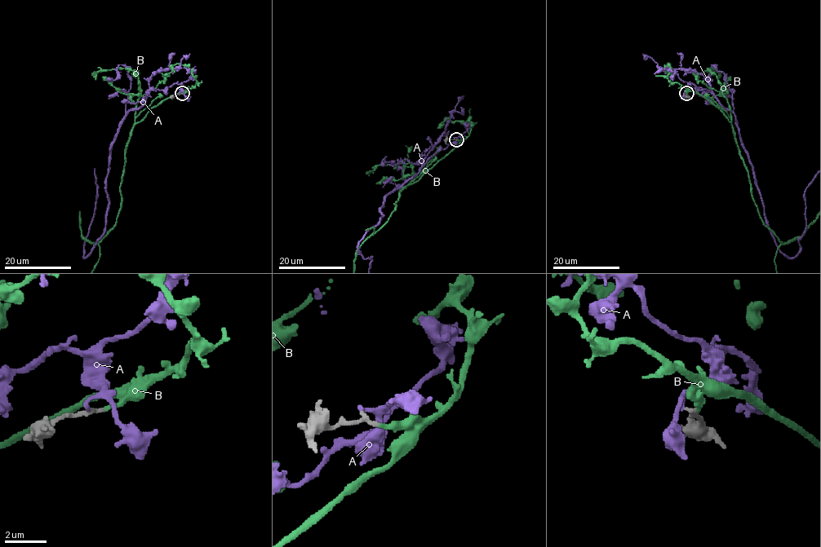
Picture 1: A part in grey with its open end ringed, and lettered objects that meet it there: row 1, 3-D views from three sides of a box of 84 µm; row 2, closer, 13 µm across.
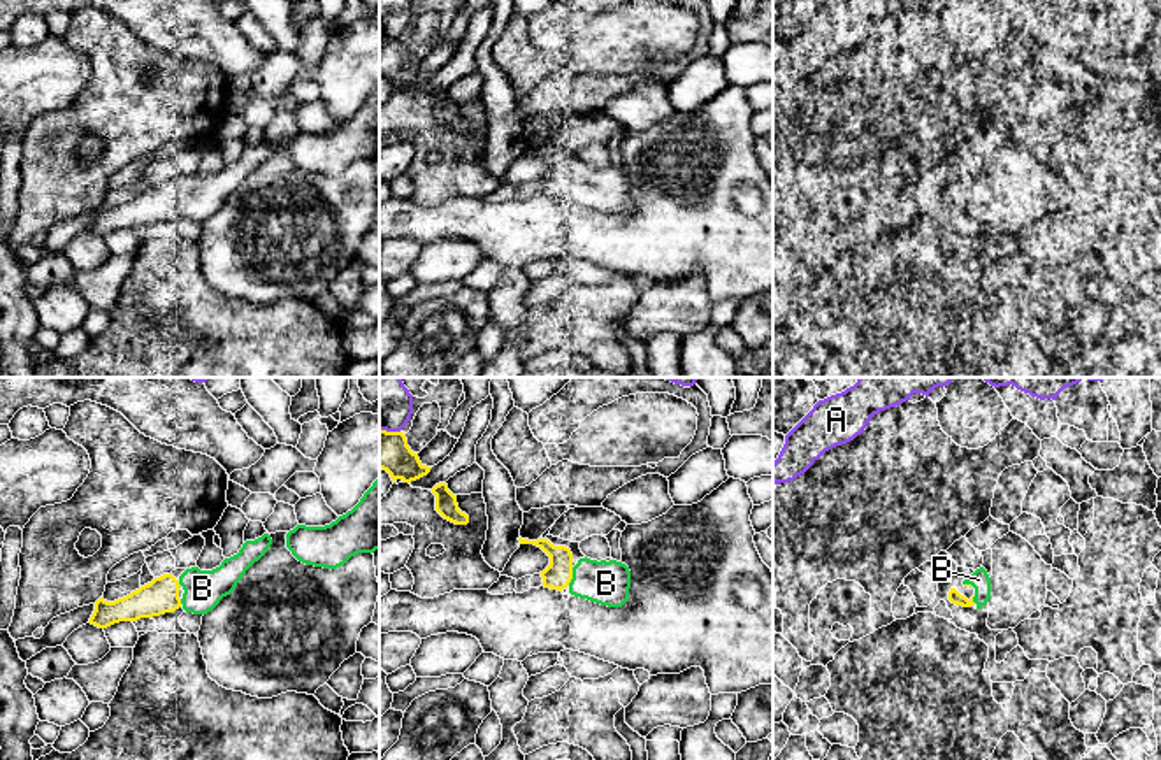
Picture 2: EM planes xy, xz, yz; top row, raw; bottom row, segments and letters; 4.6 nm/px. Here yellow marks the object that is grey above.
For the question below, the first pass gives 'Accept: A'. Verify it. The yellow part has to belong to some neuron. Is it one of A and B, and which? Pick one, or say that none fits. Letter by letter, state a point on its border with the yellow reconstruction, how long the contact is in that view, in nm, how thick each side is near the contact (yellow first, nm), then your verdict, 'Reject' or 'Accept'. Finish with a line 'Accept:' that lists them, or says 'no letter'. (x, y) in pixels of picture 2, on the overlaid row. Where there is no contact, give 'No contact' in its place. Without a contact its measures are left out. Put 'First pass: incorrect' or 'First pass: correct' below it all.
A: Touches yellow at xz (390, 432). Shared border 100 nm. Thickness 180 nm (yellow) against 260 nm. Reject
B: Touches yellow at xz (571, 576). Shared border 90 nm. Thickness 130 nm (yellow) against 200 nm. Accept
Accept: B
First pass: incorrect

